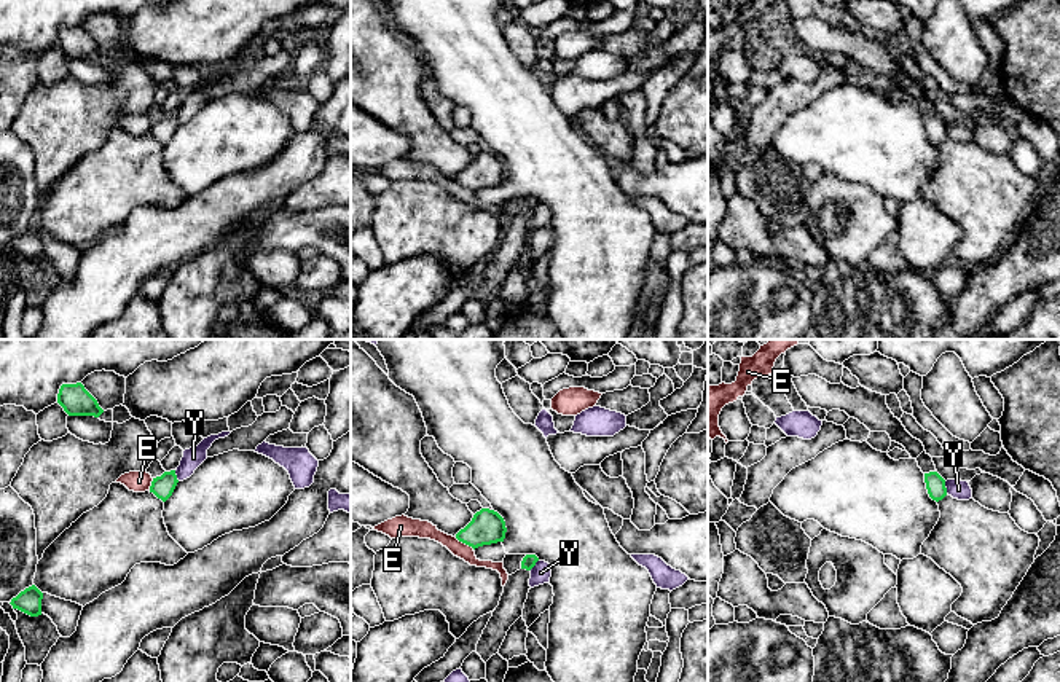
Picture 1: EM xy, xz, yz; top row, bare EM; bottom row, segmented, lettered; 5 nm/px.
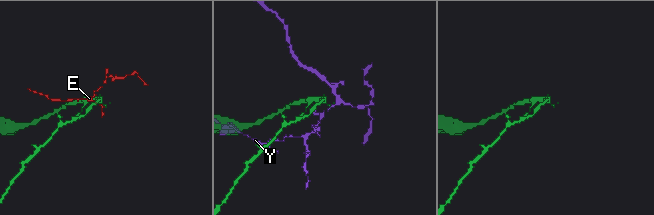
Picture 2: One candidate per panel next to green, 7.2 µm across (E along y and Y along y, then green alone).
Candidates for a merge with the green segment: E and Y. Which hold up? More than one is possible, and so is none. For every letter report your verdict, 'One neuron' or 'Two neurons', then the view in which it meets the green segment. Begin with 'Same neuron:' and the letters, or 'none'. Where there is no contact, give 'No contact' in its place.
Same neuron: E
E: One neuron. Touches green in xz
Y: Two neurons. Touches green in yz

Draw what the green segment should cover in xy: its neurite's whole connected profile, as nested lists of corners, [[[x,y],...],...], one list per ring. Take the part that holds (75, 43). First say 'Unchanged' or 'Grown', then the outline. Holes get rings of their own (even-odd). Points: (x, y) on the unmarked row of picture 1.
Unchanged. [[[81,25],[62,27],[57,37],[57,46],[69,59],[99,61],[104,56],[97,43],[84,32]]]

